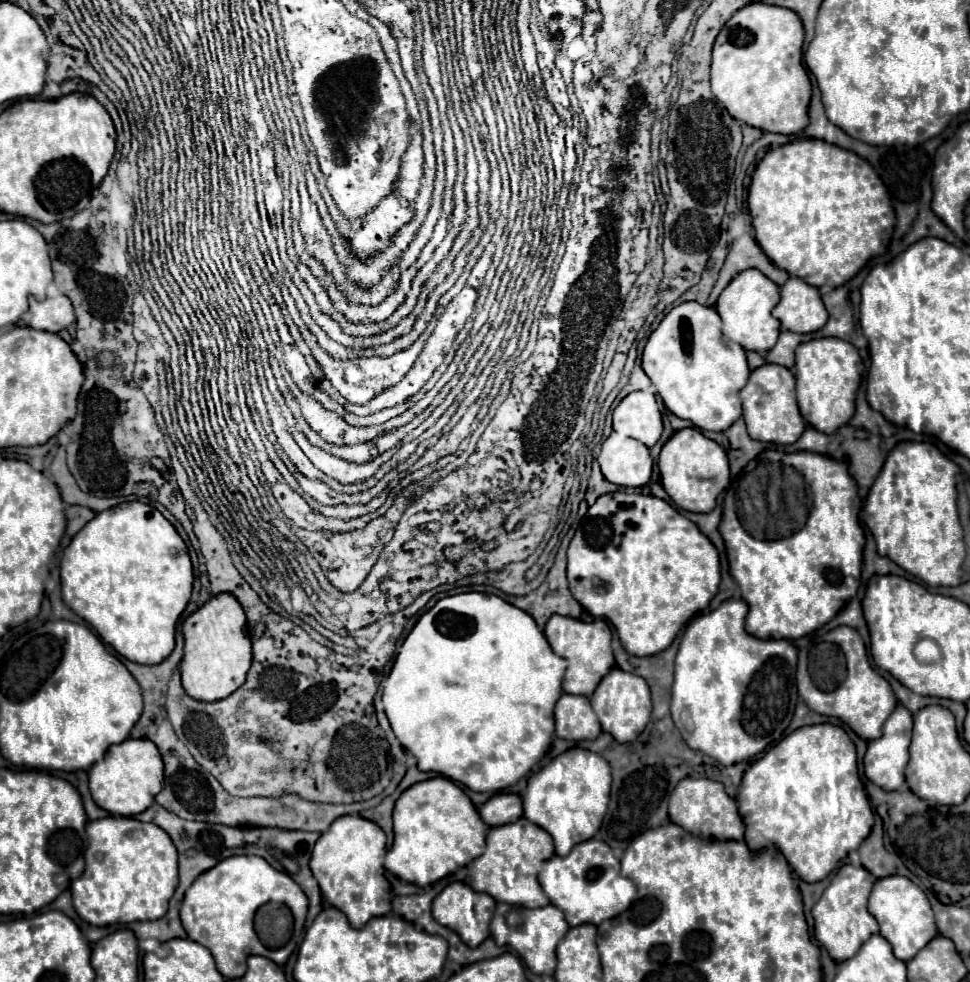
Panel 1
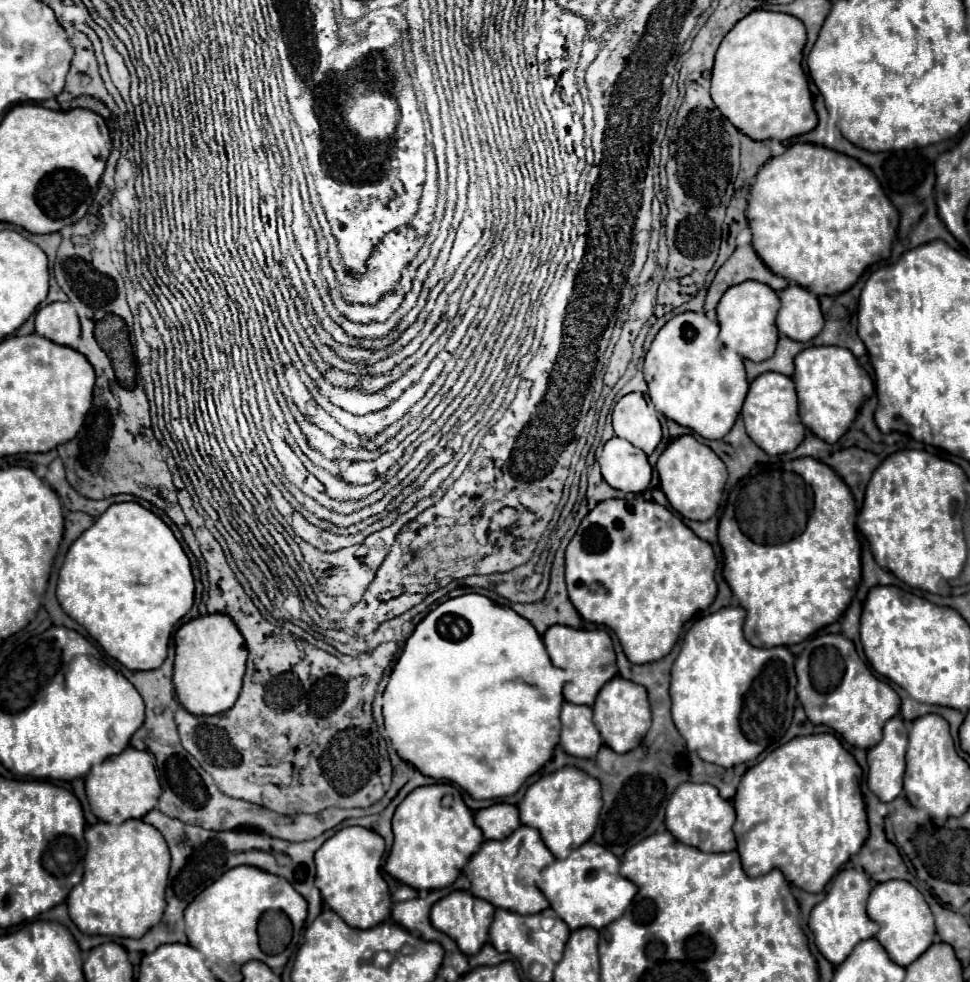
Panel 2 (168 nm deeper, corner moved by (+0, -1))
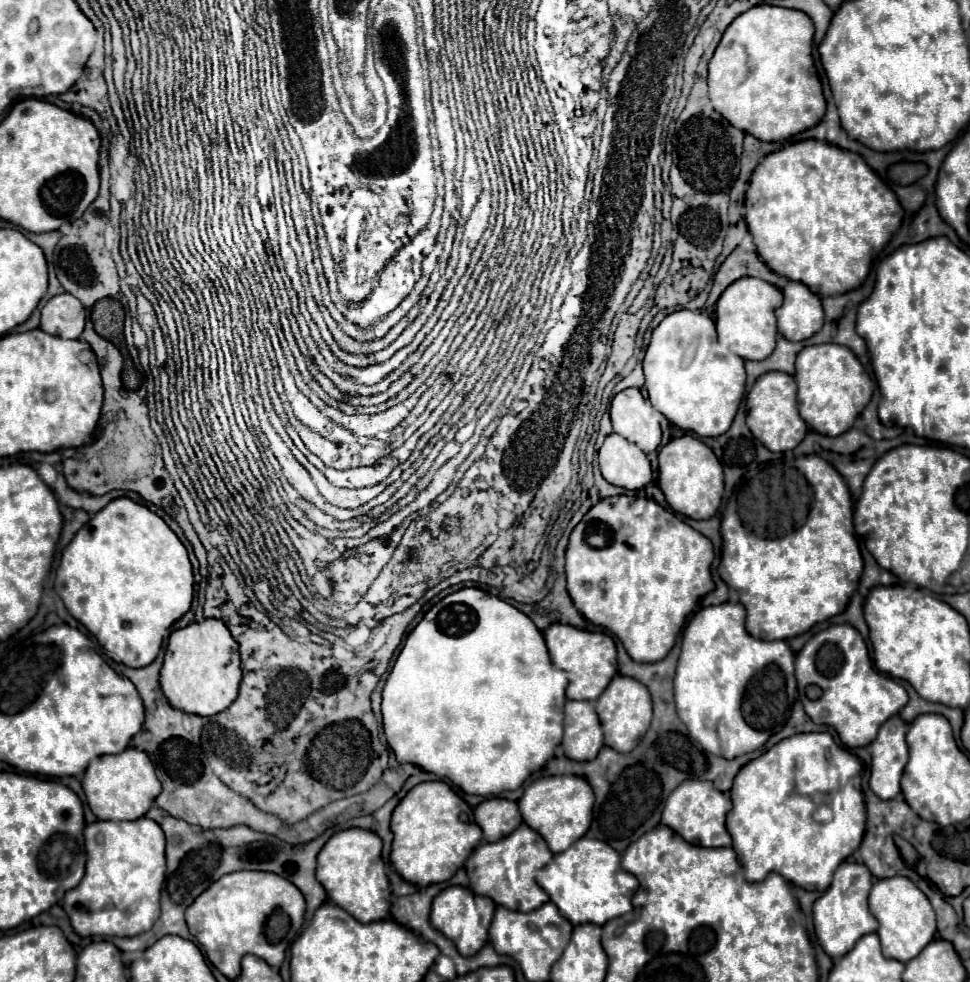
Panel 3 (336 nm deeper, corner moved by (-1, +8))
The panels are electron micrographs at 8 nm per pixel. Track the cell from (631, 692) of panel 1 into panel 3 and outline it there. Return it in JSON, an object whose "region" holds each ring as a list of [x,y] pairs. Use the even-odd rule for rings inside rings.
{"region":[[[616,674],[608,688],[602,692],[602,696],[596,700],[596,714],[602,722],[604,730],[604,744],[618,750],[618,752],[630,752],[646,734],[650,720],[652,720],[652,700],[648,688],[638,682],[636,678]]]}

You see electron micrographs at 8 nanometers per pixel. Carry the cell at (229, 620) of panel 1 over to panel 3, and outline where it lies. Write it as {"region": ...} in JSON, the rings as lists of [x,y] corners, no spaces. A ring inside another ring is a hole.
{"region":[[[206,618],[170,634],[164,666],[160,670],[160,686],[168,702],[178,710],[198,716],[218,714],[236,700],[240,680],[242,668],[238,642],[222,620]]]}

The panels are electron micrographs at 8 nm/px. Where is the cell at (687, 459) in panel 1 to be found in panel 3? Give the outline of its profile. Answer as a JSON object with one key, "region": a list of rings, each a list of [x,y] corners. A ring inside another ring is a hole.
{"region":[[[692,434],[672,438],[660,450],[658,460],[660,460],[658,486],[674,512],[680,512],[694,520],[706,520],[716,514],[724,492],[724,470],[716,454],[702,440],[698,440]]]}

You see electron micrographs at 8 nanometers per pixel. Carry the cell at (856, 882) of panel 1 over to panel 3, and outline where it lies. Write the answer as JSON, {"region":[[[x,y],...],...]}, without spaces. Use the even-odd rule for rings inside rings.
{"region":[[[842,862],[834,872],[834,880],[830,888],[814,902],[814,926],[816,936],[830,958],[844,956],[858,938],[876,932],[876,918],[868,910],[868,892],[872,888],[872,874],[864,864],[858,862]]]}

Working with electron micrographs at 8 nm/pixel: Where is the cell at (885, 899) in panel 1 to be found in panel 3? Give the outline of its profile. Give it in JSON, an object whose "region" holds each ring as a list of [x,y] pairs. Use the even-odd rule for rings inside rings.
{"region":[[[892,876],[874,880],[868,906],[878,920],[878,936],[882,942],[882,952],[886,958],[894,958],[900,962],[912,960],[936,934],[936,914],[932,910],[930,900],[924,892],[906,876]]]}

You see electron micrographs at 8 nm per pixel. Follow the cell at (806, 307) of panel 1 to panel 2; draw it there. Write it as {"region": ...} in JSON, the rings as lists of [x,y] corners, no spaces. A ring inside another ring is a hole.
{"region":[[[791,283],[779,291],[781,309],[777,315],[777,329],[793,341],[811,341],[823,329],[823,313],[819,301],[807,289]]]}

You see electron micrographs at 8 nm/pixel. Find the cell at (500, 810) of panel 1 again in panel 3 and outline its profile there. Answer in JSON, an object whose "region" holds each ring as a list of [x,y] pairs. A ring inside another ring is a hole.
{"region":[[[504,798],[484,800],[474,808],[474,816],[476,816],[476,824],[484,832],[486,842],[496,842],[522,824],[518,804]]]}

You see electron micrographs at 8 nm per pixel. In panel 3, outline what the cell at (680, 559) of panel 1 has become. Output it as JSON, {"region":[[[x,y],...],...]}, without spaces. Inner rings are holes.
{"region":[[[626,494],[612,496],[592,506],[570,534],[565,555],[568,592],[580,614],[592,624],[614,632],[632,660],[658,662],[674,646],[678,632],[696,604],[714,590],[710,576],[712,560],[712,542],[682,522],[674,512],[668,512],[650,498]],[[590,536],[604,536],[604,546],[592,546],[588,542]]]}

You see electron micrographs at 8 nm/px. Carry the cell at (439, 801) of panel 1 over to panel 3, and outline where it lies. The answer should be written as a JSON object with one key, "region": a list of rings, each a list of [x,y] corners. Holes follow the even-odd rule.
{"region":[[[442,780],[422,782],[418,786],[414,786],[400,800],[400,804],[392,812],[392,832],[394,832],[394,844],[392,844],[390,863],[404,880],[408,880],[416,886],[430,886],[430,884],[450,880],[456,874],[456,870],[466,862],[468,854],[482,840],[482,830],[474,822],[472,808]]]}

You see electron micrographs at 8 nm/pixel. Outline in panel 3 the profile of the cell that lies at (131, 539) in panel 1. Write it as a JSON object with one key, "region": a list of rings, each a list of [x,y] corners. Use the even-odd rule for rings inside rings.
{"region":[[[116,498],[96,512],[64,548],[54,590],[68,612],[96,636],[112,660],[130,668],[144,668],[158,656],[164,638],[172,632],[172,624],[190,610],[194,576],[184,544],[162,518],[130,498]]]}

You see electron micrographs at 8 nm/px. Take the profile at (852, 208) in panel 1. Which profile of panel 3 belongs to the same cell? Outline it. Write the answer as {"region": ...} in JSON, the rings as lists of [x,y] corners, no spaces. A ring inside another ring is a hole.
{"region":[[[800,140],[768,154],[752,172],[746,192],[746,224],[760,258],[770,270],[804,282],[814,294],[844,294],[868,276],[872,258],[882,252],[902,222],[904,210],[896,194],[856,152],[820,140]]]}

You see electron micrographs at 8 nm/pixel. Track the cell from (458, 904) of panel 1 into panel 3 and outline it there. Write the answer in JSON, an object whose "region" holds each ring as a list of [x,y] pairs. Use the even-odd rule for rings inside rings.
{"region":[[[448,886],[434,898],[430,918],[432,926],[436,926],[436,930],[450,938],[462,956],[474,956],[488,940],[488,926],[492,922],[494,910],[496,904],[490,898],[472,894],[472,890],[464,886]]]}

